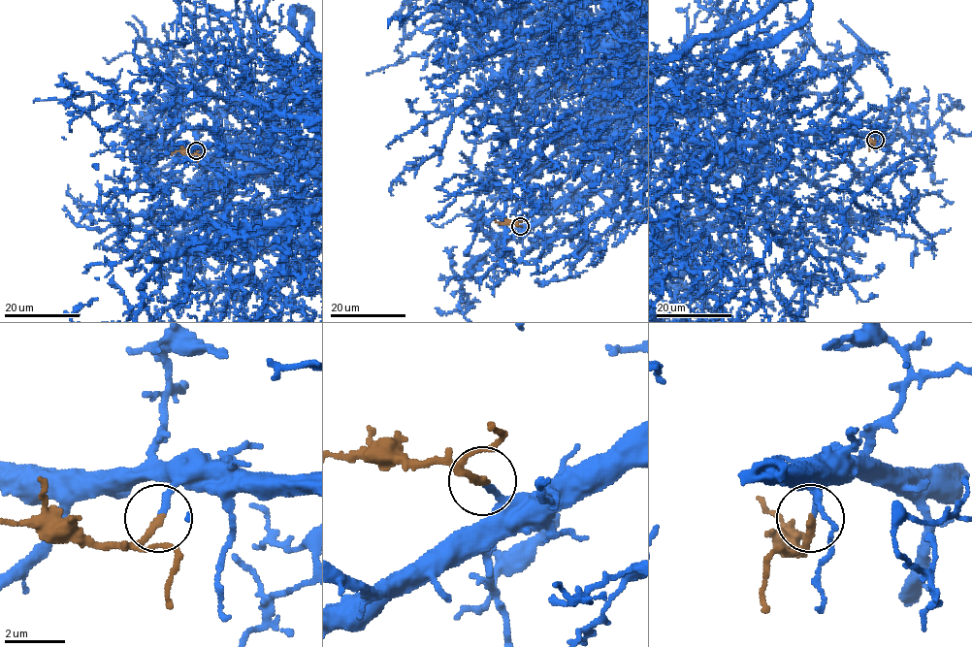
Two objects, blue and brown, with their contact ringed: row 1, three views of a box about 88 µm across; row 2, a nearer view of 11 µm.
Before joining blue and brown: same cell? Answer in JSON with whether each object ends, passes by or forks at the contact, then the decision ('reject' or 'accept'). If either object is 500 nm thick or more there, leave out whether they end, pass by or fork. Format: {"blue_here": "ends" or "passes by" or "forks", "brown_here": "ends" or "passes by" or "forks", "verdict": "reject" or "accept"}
{"blue_here": "ends", "brown_here": "ends", "verdict": "accept"}

